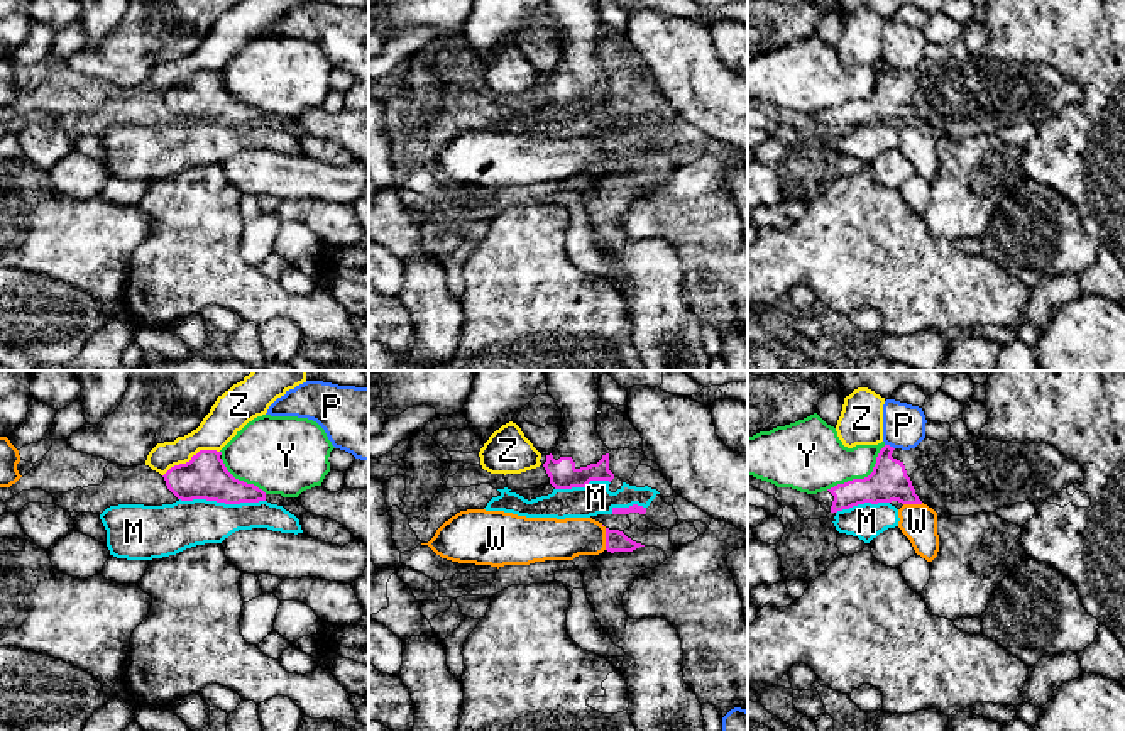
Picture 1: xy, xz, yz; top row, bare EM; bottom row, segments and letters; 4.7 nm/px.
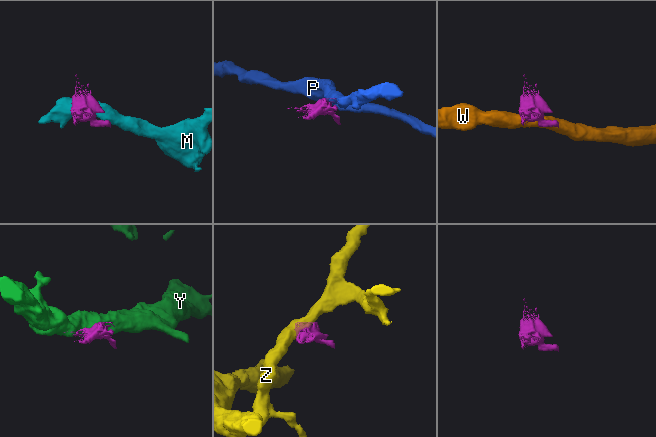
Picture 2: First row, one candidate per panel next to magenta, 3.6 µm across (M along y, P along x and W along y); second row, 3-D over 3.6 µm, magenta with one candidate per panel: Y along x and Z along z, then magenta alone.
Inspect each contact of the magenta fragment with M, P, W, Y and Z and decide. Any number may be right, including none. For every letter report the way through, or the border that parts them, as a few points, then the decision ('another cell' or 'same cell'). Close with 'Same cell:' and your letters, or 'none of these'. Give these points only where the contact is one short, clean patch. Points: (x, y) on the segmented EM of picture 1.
M: another cell
P: along yz (885, 444), (894, 449) | another cell
W: another cell
Y: another cell
Z: along xy (219, 450), (198, 450), (188, 461), (175, 464), (163, 476) | another cell
Same cell: none of these

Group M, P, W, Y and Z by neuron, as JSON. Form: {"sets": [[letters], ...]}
{"sets": [["M"], ["P"], ["W"], ["Y"], ["Z"]]}

